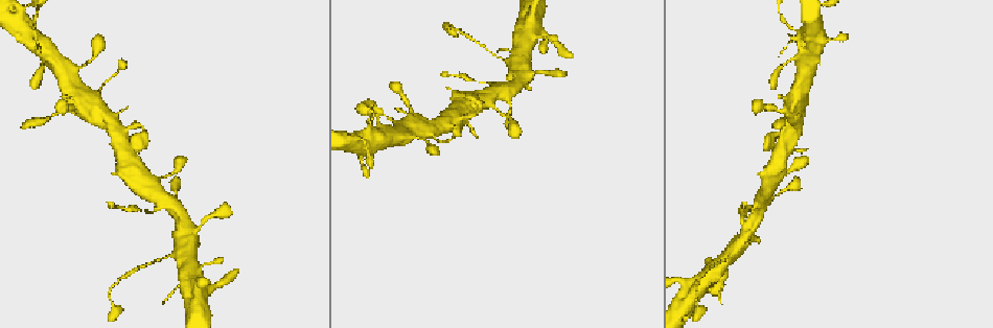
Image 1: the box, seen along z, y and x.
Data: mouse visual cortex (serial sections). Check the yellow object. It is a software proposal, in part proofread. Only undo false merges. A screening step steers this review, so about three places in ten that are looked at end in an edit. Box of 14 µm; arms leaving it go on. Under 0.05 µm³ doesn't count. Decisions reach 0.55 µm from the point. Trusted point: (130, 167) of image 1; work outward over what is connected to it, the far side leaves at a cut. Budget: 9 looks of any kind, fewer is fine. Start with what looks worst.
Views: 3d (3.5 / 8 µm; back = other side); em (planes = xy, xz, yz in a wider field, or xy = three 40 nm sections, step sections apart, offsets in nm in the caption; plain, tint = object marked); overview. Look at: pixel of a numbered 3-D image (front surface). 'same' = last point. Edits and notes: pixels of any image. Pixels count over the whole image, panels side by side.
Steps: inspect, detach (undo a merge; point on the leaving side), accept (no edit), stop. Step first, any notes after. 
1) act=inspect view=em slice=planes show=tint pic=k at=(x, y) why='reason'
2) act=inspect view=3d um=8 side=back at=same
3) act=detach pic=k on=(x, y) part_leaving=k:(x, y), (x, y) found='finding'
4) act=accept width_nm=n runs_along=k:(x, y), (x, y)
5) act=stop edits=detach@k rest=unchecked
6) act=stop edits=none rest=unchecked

act=inspect view=3d um=8 pic=1 at=(179, 254) why='sudden change in width'

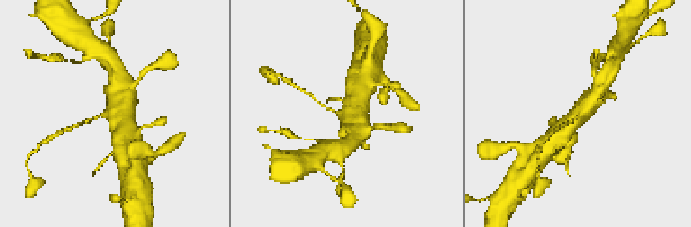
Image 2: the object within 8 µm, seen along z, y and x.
act=inspect view=em slice=xy step=3 show=tint pic=2 at=(110, 117)

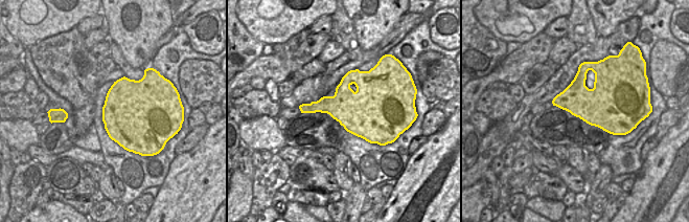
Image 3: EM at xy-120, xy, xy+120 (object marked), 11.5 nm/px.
act=detach pic=2 on=(85, 121) arms=4 part_leaving=2:(97, 116), (63, 131) found='a second cell is stuck on'

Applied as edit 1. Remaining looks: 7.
act=inspect view=3d um=3.5 pic=1 at=(540, 32) why='sharp bend'

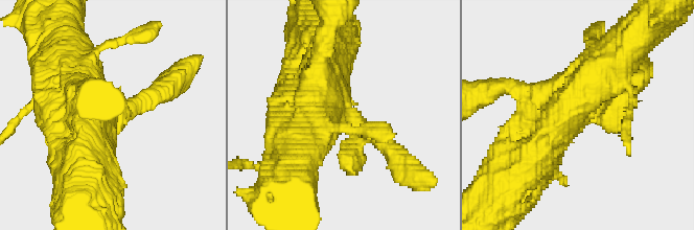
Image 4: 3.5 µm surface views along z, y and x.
act=inspect view=em slice=xy step=3 show=tint pic=4 at=(335, 111) why='now the EM'

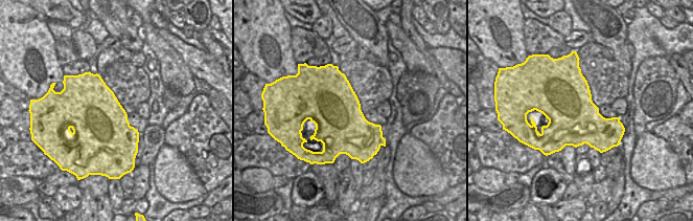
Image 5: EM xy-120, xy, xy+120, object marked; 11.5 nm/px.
act=inspect view=em slice=xy step=1 show=tint at=same why='cut it another way'

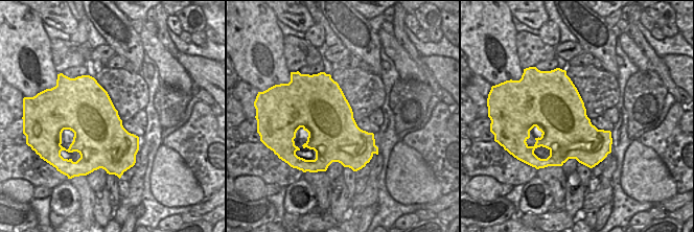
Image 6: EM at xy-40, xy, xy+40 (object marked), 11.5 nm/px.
act=accept runs_along=4:(614, 50), (590, 70), (517, 157) found='continuous, no second cell'

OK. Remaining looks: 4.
act=inspect view=3d um=3.5 pic=1 at=(127, 128) why='four arms meet'

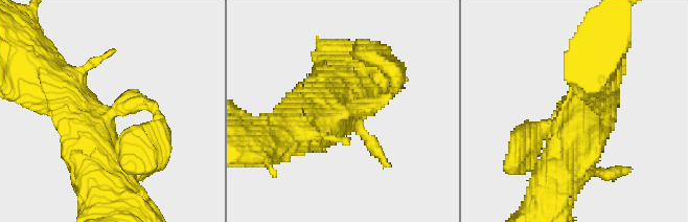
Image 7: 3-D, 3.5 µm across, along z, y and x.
act=inspect view=em slice=planes show=tint pic=7 at=(109, 114) arms=4 arm_widths_nm=250,250,600,600

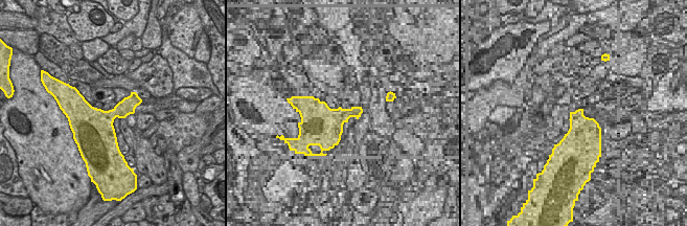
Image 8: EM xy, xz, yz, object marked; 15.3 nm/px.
act=inspect view=em slice=xy step=5 show=tint at=same

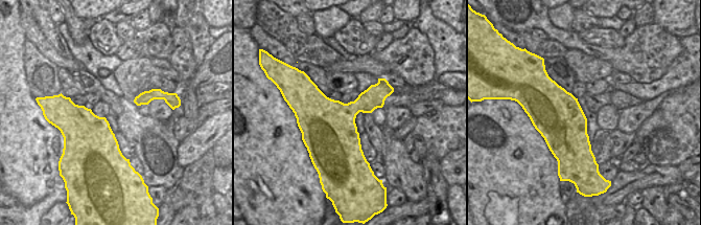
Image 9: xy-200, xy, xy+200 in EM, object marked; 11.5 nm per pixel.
act=accept found='all the same cell'

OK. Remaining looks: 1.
act=stop edits=detach@2 rest=unchecked

